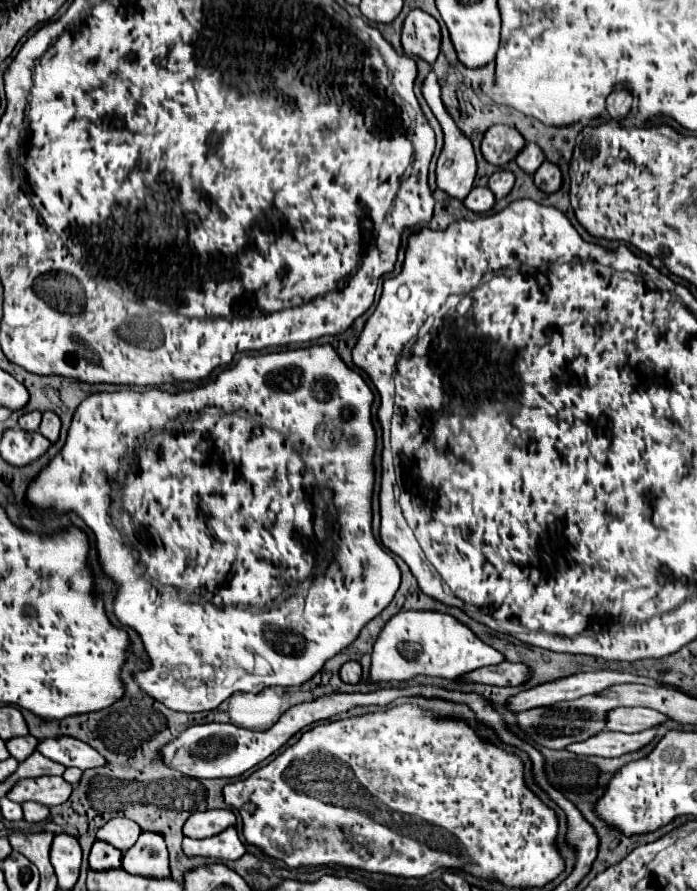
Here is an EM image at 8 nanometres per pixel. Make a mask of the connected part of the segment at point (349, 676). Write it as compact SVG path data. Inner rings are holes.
M347 661L341 665L339 669L339 675L345 683L359 683L361 681L361 673L363 673L363 667L359 661Z

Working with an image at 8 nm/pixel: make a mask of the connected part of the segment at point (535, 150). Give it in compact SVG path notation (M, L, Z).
M527 143L525 149L521 151L521 155L517 155L515 161L523 171L533 175L539 169L539 165L545 161L545 153L535 143Z

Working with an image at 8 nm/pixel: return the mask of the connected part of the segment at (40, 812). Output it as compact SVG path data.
M25 803L23 813L25 813L27 823L43 823L49 819L49 809L41 807L39 803Z

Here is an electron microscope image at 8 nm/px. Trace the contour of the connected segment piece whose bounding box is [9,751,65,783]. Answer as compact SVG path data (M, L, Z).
M35 751L27 761L19 763L17 773L13 773L9 779L11 781L19 781L19 779L29 779L29 777L43 777L43 775L63 775L65 767L61 767L59 763L53 763L51 759L43 757L39 751Z

